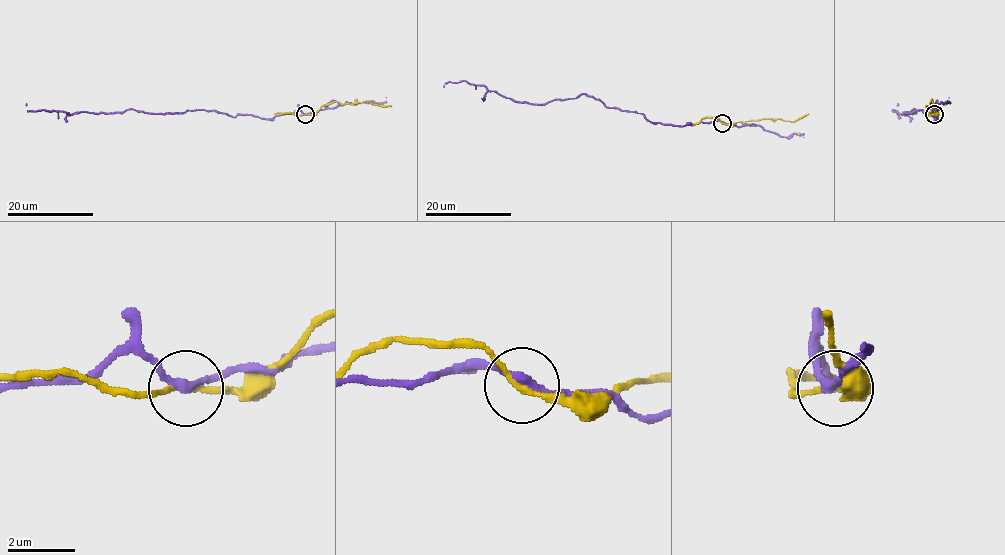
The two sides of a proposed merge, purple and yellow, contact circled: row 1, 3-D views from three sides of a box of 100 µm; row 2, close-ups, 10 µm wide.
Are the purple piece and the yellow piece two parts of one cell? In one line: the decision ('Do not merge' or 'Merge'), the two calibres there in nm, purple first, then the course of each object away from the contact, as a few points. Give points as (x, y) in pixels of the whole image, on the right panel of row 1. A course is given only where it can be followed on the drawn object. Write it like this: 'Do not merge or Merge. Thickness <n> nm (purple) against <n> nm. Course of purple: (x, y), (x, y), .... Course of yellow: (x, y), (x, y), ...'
Merge. Thickness 240 nm (purple) against 160 nm. Course of purple: (934, 114), (932, 110), (938, 118), (919, 110), (905, 113), (914, 109), (899, 114), (892, 110), (898, 103). Course of yellow: (934, 114), (932, 101), (933, 104), (925, 105)

